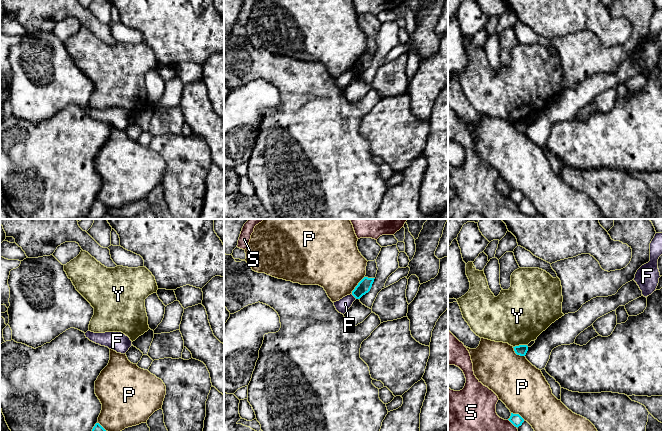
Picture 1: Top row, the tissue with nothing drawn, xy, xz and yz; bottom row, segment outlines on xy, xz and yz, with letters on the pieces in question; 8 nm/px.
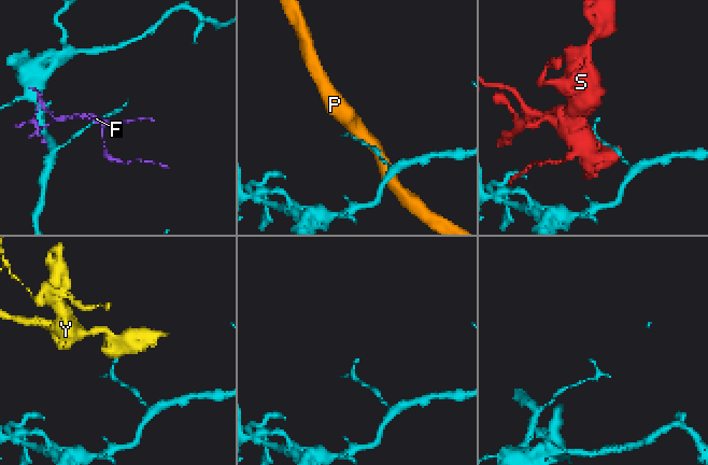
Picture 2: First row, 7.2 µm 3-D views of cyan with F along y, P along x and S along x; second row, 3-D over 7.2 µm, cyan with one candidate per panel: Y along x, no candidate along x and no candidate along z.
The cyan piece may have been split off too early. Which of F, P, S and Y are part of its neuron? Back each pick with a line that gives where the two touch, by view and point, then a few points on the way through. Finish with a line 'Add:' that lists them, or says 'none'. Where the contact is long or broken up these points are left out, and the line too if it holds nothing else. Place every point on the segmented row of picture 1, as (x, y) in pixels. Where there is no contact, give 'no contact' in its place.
Add: none

